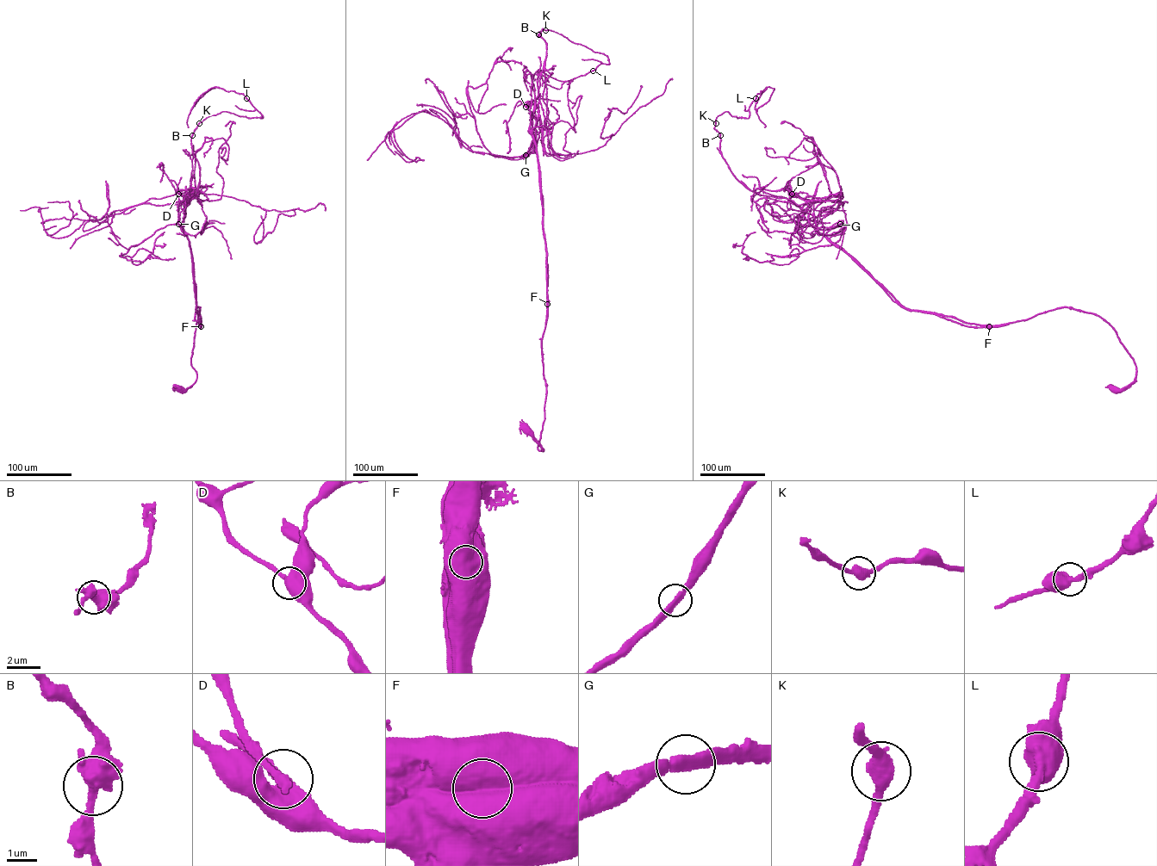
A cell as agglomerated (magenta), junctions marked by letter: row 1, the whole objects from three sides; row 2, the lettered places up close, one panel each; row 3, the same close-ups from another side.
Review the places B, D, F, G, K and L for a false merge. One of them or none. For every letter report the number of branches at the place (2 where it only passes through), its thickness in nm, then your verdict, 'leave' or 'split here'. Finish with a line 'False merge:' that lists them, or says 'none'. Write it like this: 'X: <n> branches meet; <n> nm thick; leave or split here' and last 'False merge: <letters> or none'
B: 2 branches meet; 480 nm thick; leave
D: 2 branches meet; 500 nm thick; leave
F: 2 branches meet; 1050 nm thick; split here
G: 2 branches meet; 380 nm thick; leave
K: 2 branches meet; 550 nm thick; leave
L: 2 branches meet; 550 nm thick; leave
False merge: F

